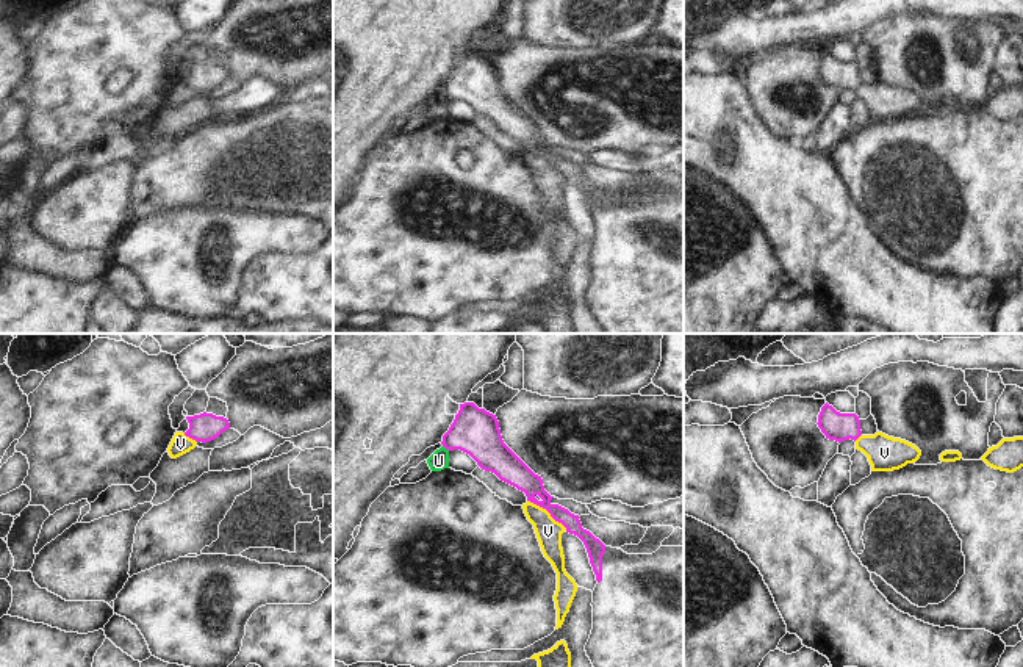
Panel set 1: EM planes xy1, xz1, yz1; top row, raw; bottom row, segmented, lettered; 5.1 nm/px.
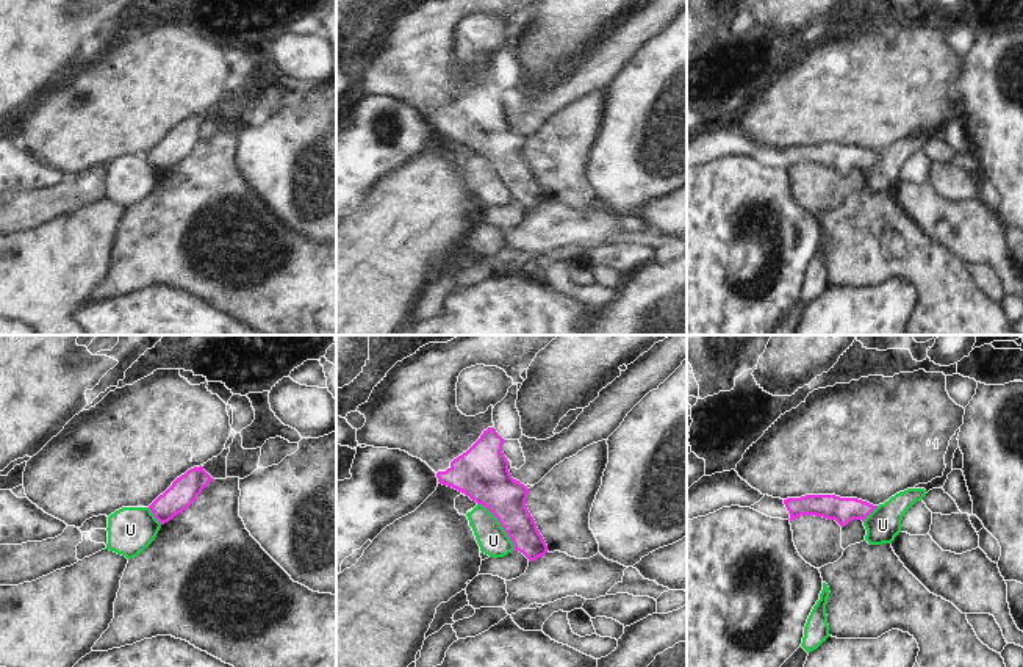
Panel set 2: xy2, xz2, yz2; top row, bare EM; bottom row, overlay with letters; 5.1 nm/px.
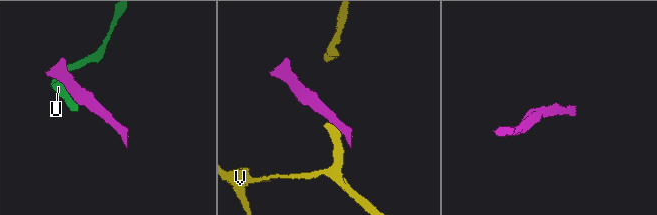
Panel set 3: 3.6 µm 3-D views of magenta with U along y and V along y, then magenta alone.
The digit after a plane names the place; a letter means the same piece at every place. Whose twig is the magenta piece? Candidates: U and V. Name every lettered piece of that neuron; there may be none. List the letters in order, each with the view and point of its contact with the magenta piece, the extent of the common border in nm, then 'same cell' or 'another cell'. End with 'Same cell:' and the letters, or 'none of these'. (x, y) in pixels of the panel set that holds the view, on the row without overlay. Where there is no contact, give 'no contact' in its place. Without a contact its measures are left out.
U: contact xz2 (501, 174); length 320 nm; another cell
V: contact xz1 (548, 160); length 260 nm; another cell
Same cell: none of these

